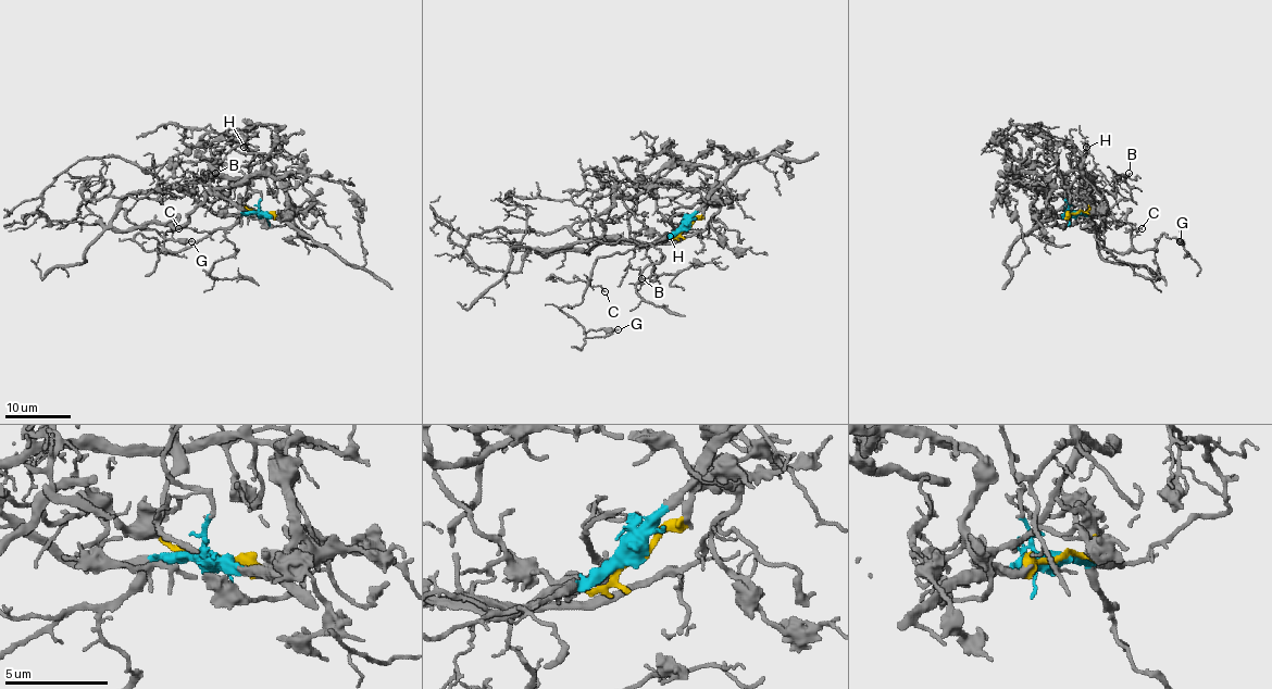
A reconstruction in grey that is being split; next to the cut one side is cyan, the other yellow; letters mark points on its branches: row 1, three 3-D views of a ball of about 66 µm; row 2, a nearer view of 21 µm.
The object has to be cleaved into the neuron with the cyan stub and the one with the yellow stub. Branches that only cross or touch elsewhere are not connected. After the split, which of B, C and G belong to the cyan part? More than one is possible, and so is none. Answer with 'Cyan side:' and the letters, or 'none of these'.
Cyan side: B, C, G

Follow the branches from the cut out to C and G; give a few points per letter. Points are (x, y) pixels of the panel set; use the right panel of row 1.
C: (1079, 212), (1083, 212), (1108, 252), (1123, 252), (1131, 247), (1131, 238), (1140, 228)
G: (1079, 212), (1083, 212), (1108, 252), (1156, 250), (1164, 234), (1181, 241)

